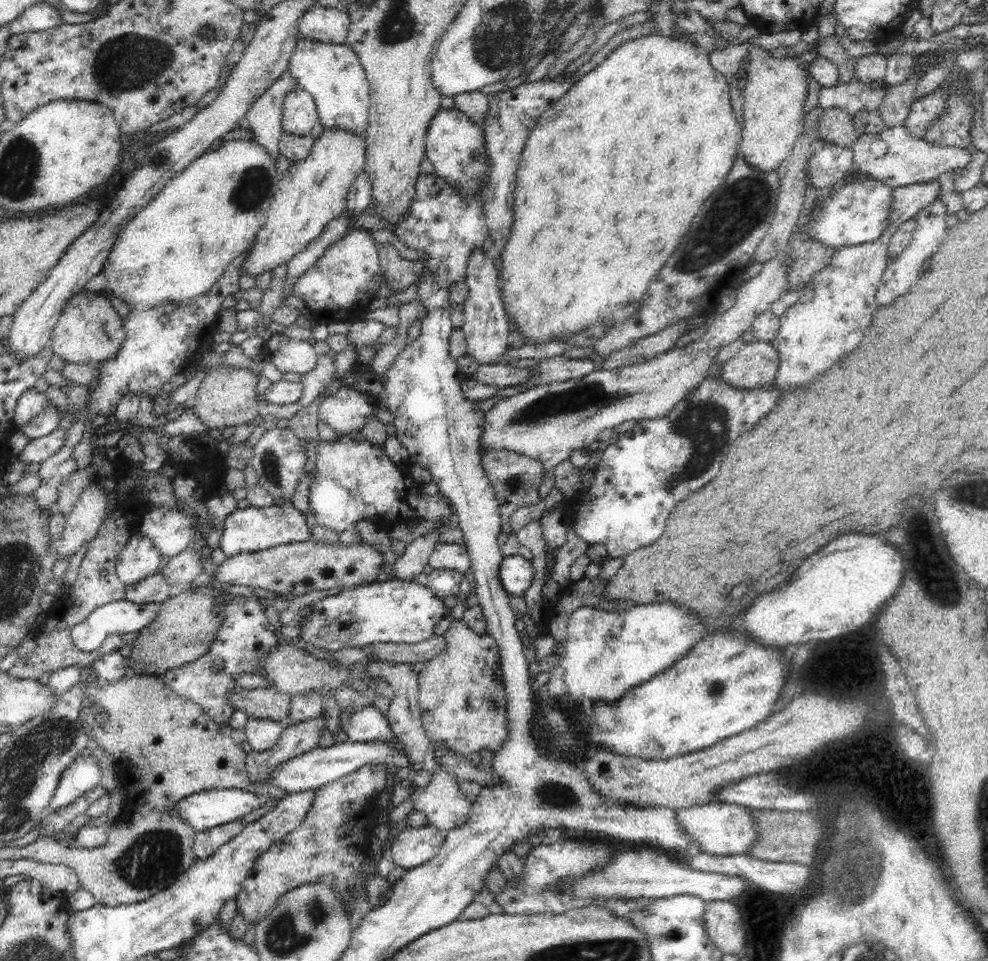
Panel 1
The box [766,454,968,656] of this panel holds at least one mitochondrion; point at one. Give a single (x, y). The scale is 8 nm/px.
(934, 574)

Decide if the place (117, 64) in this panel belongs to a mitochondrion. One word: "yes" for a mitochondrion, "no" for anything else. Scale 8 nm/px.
yes

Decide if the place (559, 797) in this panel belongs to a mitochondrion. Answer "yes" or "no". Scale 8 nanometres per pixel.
yes

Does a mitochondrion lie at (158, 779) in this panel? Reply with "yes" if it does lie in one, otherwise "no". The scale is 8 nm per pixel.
no

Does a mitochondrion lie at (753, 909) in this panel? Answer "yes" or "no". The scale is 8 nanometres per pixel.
no

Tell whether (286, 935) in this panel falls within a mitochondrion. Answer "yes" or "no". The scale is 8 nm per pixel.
yes

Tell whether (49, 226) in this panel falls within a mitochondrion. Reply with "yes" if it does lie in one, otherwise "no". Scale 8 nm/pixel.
no

